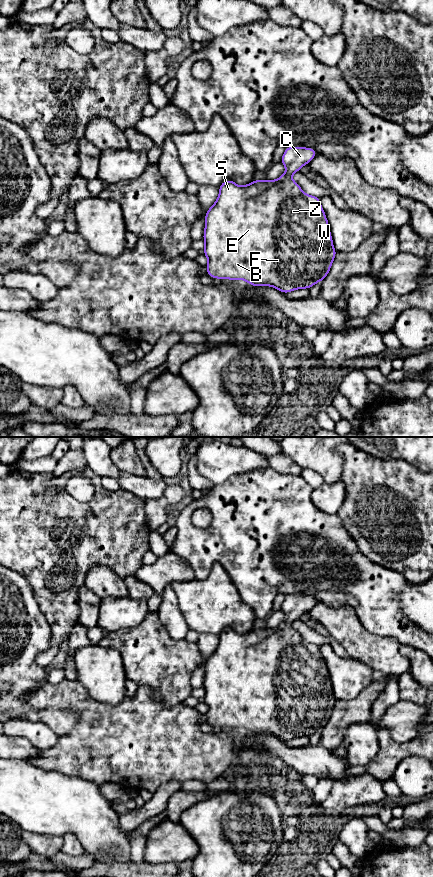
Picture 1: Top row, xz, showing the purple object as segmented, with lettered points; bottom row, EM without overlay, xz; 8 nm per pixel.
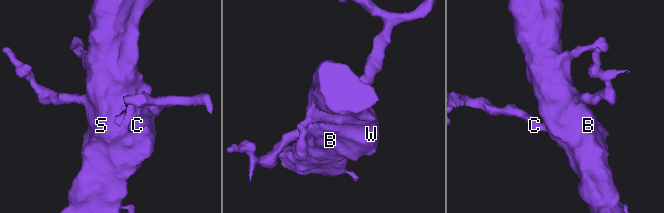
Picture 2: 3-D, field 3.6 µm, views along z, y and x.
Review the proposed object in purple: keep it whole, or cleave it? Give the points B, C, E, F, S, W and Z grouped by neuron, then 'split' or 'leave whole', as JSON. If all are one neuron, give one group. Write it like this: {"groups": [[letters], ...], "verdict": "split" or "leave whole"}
{"groups": [["B", "C", "E", "F", "S", "W", "Z"]], "verdict": "leave whole"}

